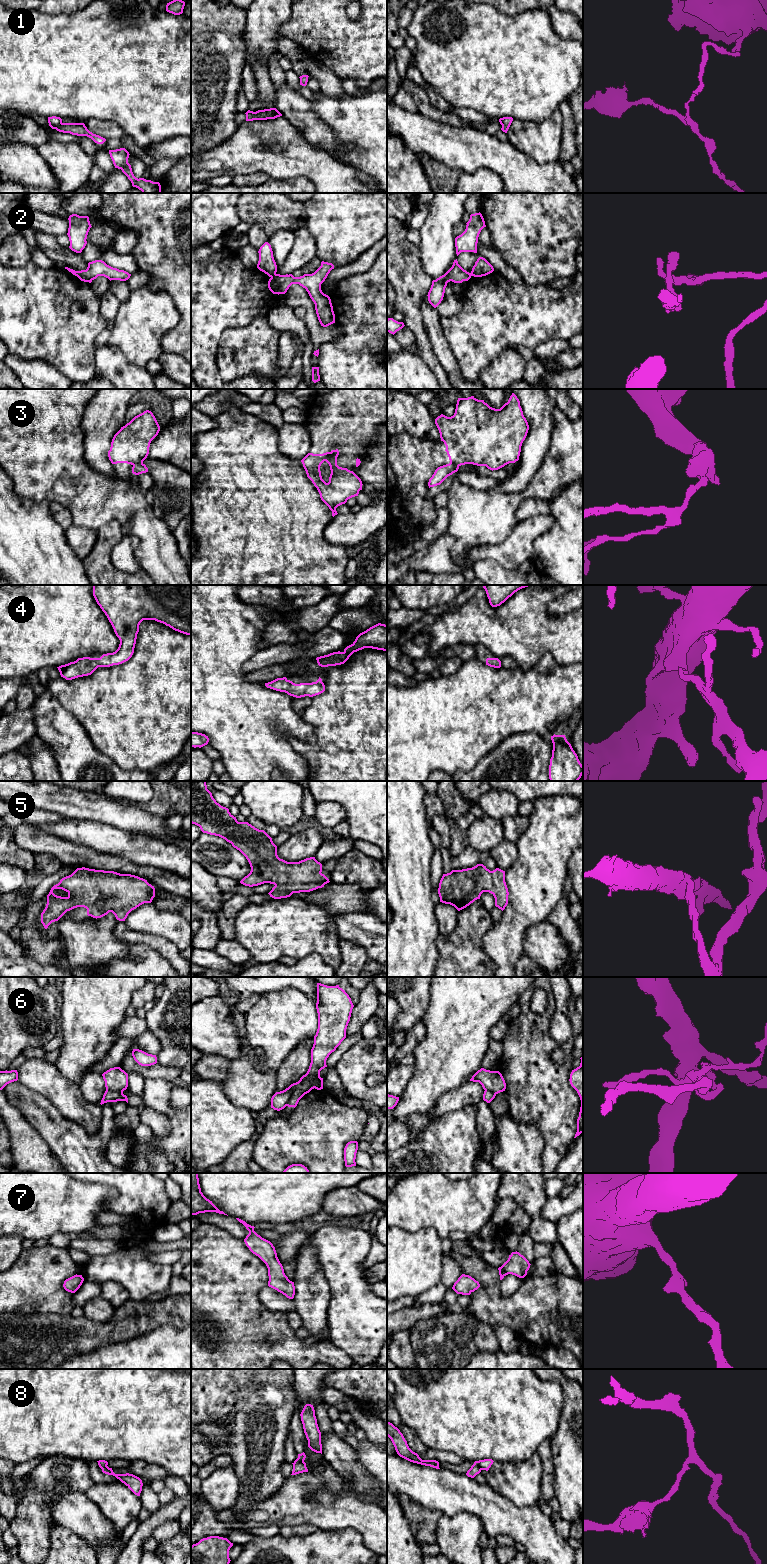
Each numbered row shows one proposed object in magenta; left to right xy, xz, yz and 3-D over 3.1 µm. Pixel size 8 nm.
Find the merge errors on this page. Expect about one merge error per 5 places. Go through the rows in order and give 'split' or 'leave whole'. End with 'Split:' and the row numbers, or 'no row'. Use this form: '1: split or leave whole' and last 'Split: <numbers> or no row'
1: split
2: split
3: split
4: leave whole
5: leave whole
6: split
7: leave whole
8: split
Split: 1, 2, 3, 6, 8

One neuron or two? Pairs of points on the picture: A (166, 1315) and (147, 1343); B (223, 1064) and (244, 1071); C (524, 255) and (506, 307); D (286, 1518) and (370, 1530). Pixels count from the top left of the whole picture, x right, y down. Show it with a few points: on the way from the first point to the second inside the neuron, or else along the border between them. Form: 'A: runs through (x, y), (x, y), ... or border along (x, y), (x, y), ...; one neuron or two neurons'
A: border along (180, 1327), (162, 1325), (137, 1337); two neurons
B: border along (230, 1060), (229, 1074), (221, 1081); two neurons
C: border along (523, 280), (531, 285), (546, 285); two neurons
D: runs through (307, 1516), (349, 1516); one neuron

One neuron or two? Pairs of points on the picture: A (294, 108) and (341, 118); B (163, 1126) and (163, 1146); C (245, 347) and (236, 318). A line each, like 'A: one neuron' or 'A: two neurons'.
A: two neurons
B: two neurons
C: two neurons

